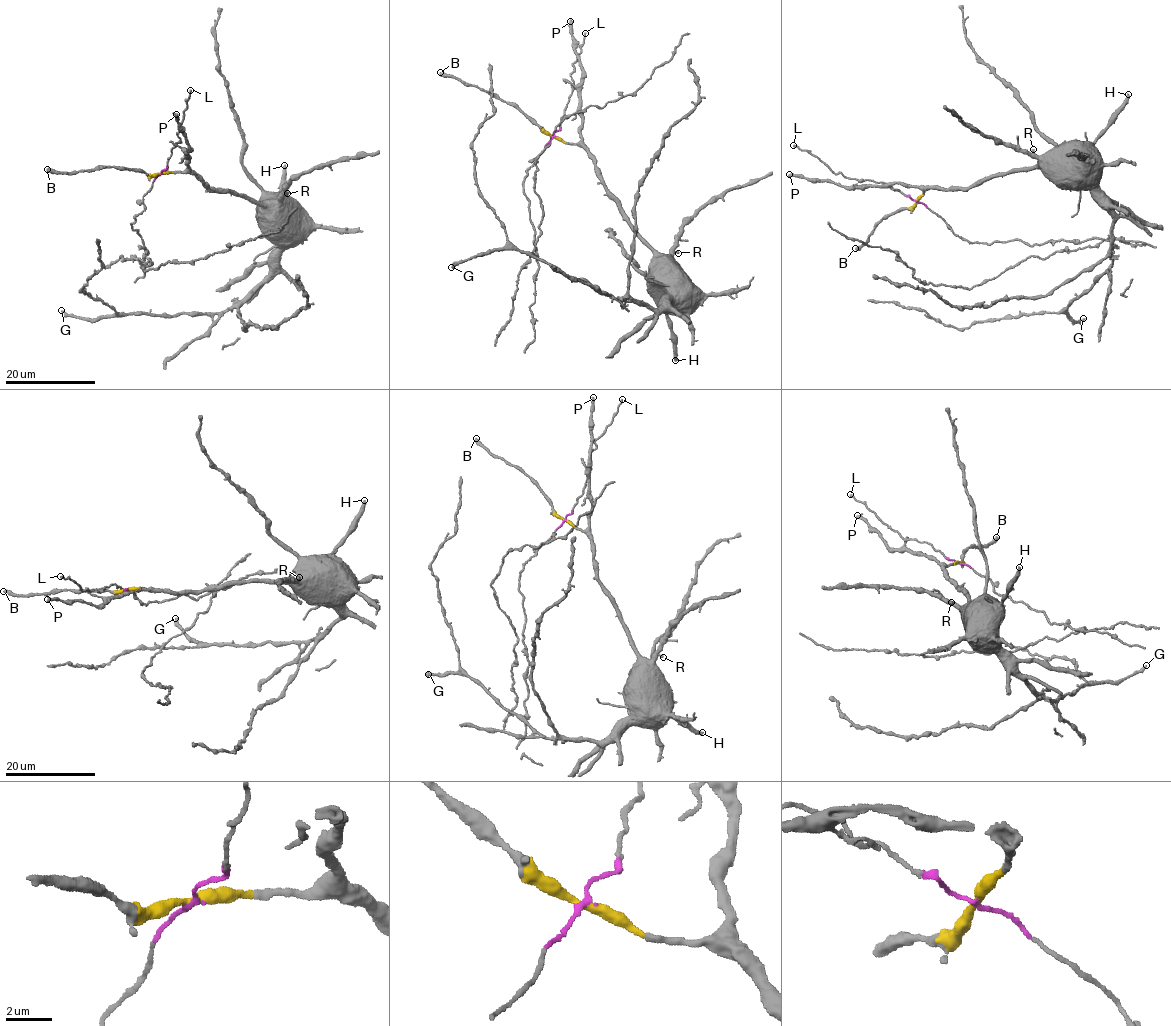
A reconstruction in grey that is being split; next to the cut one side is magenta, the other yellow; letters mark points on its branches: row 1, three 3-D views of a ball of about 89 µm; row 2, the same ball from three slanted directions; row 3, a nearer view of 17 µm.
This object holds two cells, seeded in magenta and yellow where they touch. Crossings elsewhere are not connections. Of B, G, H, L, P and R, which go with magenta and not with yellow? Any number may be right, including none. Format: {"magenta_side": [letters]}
{"magenta_side": ["L"]}

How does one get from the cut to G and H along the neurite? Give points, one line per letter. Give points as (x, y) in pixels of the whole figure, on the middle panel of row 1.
G: (553, 136), (582, 146), (652, 251), (653, 281), (669, 293), (661, 308), (601, 294), (515, 249), (451, 267)
H: (553, 136), (582, 146), (592, 160), (596, 175), (627, 223), (653, 252), (653, 295), (672, 331), (675, 361)

